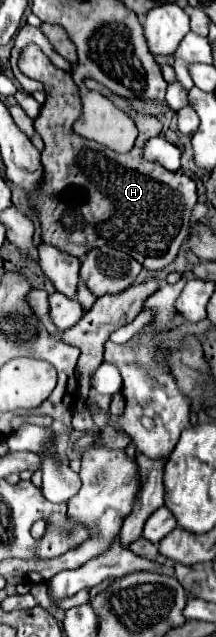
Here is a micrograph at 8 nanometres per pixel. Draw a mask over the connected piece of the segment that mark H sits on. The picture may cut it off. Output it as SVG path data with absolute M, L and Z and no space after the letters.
M28 45L22 51L18 66L26 76L42 81L43 85L46 85L46 103L42 105L40 115L34 121L34 129L38 135L42 135L42 141L46 145L42 151L44 181L40 185L40 191L34 193L34 209L36 209L36 215L42 225L42 241L56 245L58 249L64 249L64 251L76 255L78 259L82 259L94 247L108 245L108 247L120 247L124 253L136 257L136 261L140 261L142 267L152 269L152 271L170 265L176 259L178 249L182 247L182 243L186 241L186 237L192 231L192 211L198 203L198 195L196 195L196 183L188 175L184 175L180 171L172 173L172 171L164 169L160 163L146 161L142 157L146 141L150 137L160 135L162 123L154 115L136 113L126 99L112 93L94 79L86 79L84 82L88 89L99 91L110 99L119 109L134 119L134 123L140 131L136 145L130 153L126 153L126 155L114 153L114 151L106 149L104 145L90 143L88 139L74 133L72 125L80 119L82 103L80 103L78 87L74 85L70 73L56 69L36 45Z

